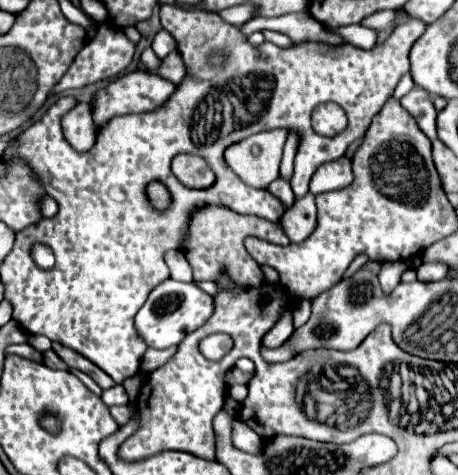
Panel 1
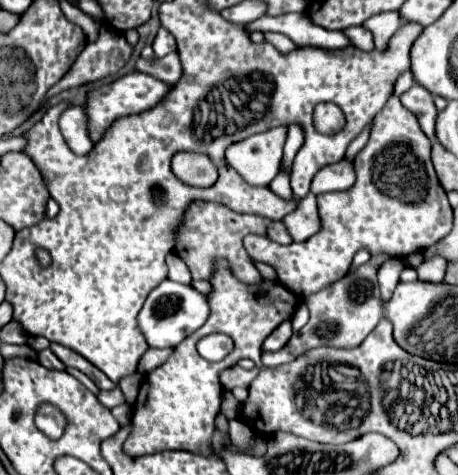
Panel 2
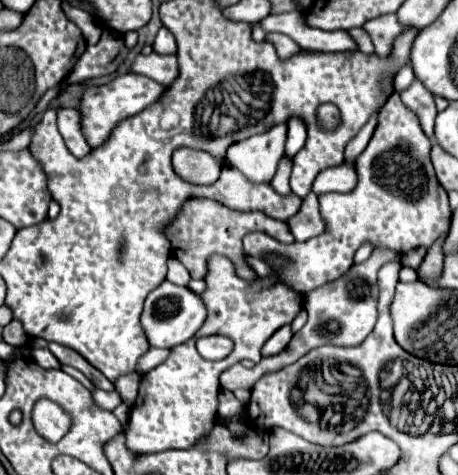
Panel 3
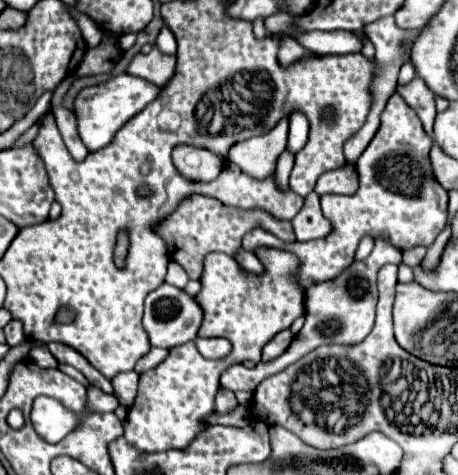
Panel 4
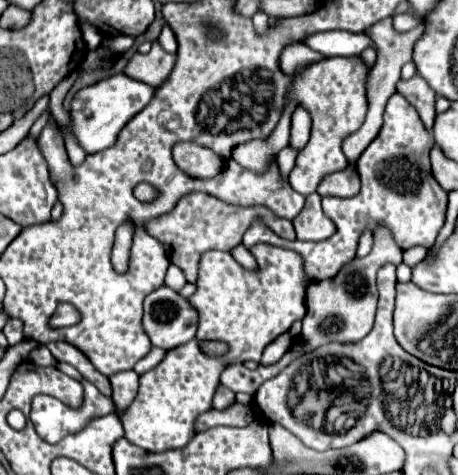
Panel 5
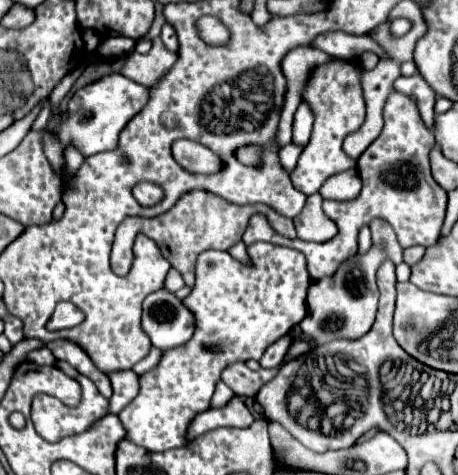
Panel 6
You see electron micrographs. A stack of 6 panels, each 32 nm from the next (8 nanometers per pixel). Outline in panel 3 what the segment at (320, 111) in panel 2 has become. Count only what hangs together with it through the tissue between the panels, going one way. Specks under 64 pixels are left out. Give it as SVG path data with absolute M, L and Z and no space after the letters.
M320 104L316 110L316 120L322 130L334 130L340 124L340 112L332 104Z

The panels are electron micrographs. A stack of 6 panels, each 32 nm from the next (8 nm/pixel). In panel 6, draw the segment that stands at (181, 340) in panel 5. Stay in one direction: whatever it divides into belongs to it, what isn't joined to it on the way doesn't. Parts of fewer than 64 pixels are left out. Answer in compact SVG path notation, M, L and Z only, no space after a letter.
M160 288L144 300L142 328L148 334L152 346L168 350L182 346L192 338L196 320L176 294Z

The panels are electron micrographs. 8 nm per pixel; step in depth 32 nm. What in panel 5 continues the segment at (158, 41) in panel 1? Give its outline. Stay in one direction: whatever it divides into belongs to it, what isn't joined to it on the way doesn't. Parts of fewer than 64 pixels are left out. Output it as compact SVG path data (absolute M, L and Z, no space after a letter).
M164 26L164 28L162 28L158 42L160 42L160 46L162 46L166 52L176 54L176 46L178 46L178 44L176 44L176 36L174 36L174 32L172 32L170 26Z

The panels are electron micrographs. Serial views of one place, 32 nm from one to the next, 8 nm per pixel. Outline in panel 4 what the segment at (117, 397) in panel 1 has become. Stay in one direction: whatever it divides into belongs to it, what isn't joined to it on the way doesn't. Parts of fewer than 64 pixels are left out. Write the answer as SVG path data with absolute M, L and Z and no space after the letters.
M88 388L88 408L100 412L114 412L118 406L118 398L114 394L106 394L100 388Z

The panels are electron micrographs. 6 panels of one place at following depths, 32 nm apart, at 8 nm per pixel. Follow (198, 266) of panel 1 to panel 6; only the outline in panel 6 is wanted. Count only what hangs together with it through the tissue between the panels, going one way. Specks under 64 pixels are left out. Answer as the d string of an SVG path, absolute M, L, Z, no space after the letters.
M194 190L184 194L176 206L172 210L168 210L166 214L160 214L156 218L128 218L124 220L118 230L116 230L116 240L114 240L114 248L112 248L112 270L118 276L125 276L130 271L134 244L134 236L136 232L144 232L146 236L154 238L156 244L160 244L160 250L164 254L164 258L176 268L180 270L180 274L184 276L184 282L188 286L194 286L194 268L196 268L196 260L198 254L204 250L230 250L232 244L238 244L242 240L242 234L250 222L250 218L260 212L268 218L270 226L286 236L286 238L296 238L296 230L290 218L284 218L280 214L276 214L272 208L268 208L266 204L250 204L250 206L236 206L230 204L226 200L222 200L220 196L214 196L210 192L202 192L202 190Z

